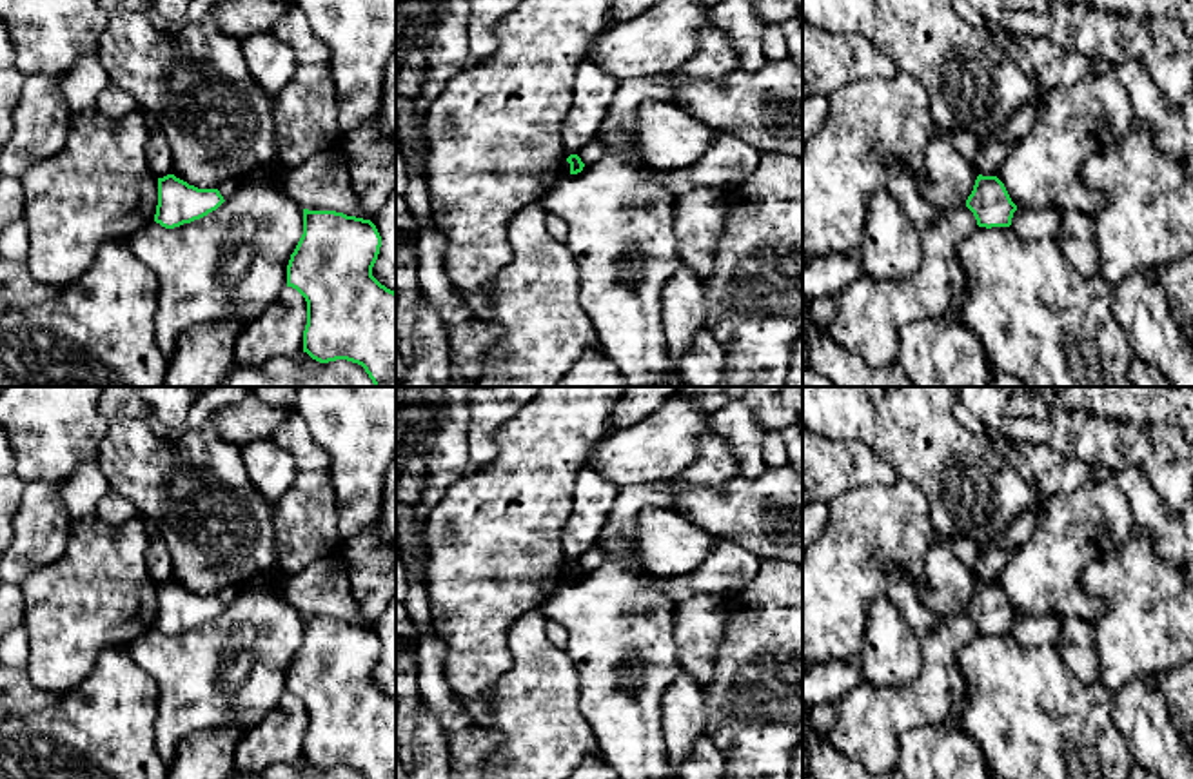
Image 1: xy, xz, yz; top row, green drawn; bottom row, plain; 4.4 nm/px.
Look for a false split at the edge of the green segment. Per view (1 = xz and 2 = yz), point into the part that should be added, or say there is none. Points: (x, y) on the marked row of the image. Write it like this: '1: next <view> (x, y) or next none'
1: next none
2: next yz (870, 315)

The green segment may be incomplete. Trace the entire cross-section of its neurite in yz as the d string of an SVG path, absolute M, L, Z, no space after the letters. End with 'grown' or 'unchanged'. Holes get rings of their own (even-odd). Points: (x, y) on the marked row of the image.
M979 174L966 203L942 211L928 227L921 229L922 260L917 271L897 281L879 281L863 276L835 296L837 314L823 325L824 334L843 349L861 356L872 367L899 360L901 330L921 320L942 318L950 301L966 287L964 269L957 256L959 243L975 227L1010 227L1017 205L997 176Z; grown

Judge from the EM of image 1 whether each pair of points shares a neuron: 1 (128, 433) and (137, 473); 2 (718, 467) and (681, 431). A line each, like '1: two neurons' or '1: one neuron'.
1: one neuron
2: two neurons

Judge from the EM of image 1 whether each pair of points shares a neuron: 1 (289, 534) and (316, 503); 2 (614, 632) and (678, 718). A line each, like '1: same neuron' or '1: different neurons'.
1: same neuron
2: different neurons

